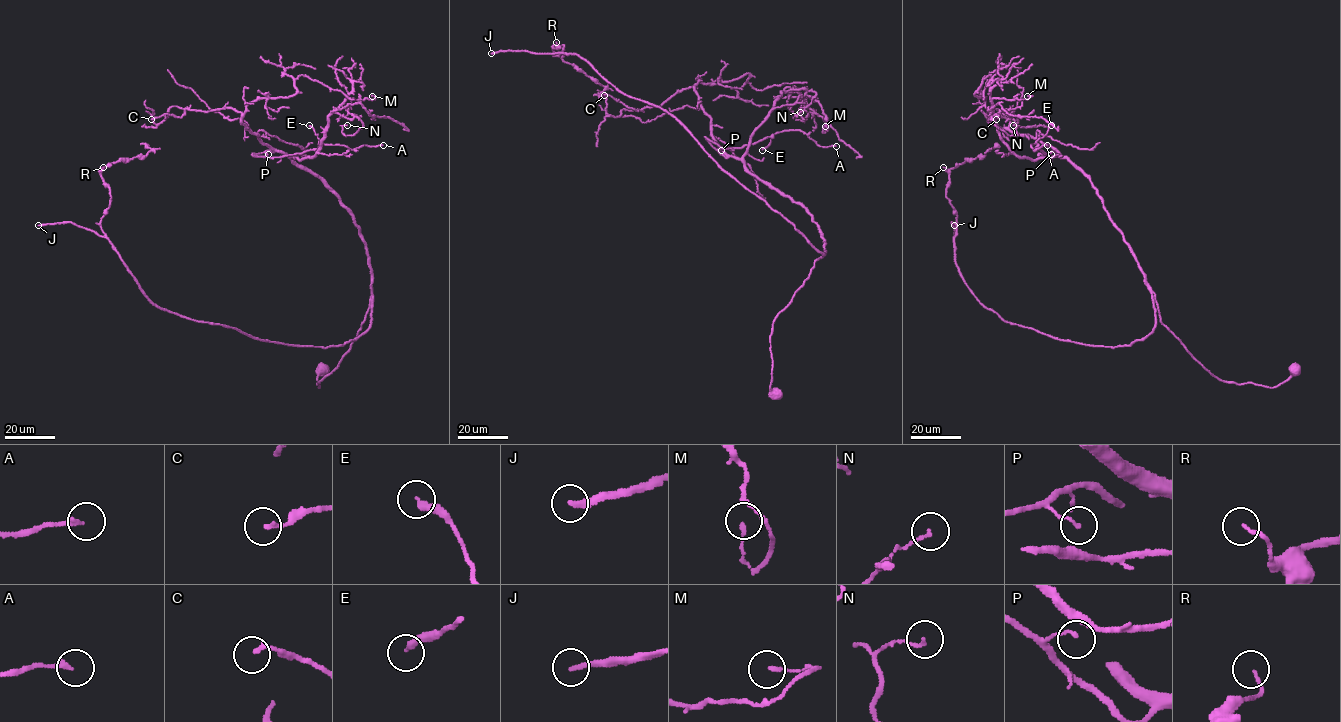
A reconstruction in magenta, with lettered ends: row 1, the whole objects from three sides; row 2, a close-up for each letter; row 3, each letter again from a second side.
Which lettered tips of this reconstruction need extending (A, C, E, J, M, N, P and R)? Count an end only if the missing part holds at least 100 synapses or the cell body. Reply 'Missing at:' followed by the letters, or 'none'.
Missing at: J

